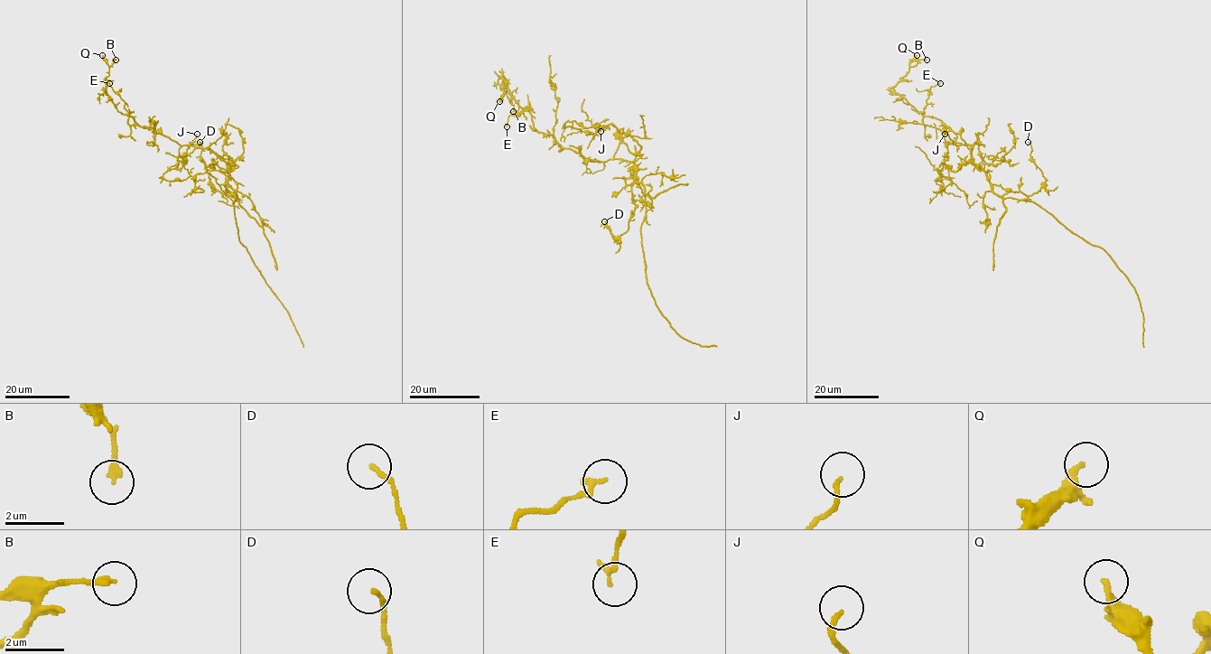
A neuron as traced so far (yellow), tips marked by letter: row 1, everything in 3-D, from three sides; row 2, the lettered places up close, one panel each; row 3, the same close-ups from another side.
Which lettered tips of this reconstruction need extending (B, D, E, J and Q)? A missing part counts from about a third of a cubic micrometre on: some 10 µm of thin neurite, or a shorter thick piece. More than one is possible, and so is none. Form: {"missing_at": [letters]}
{"missing_at": []}

